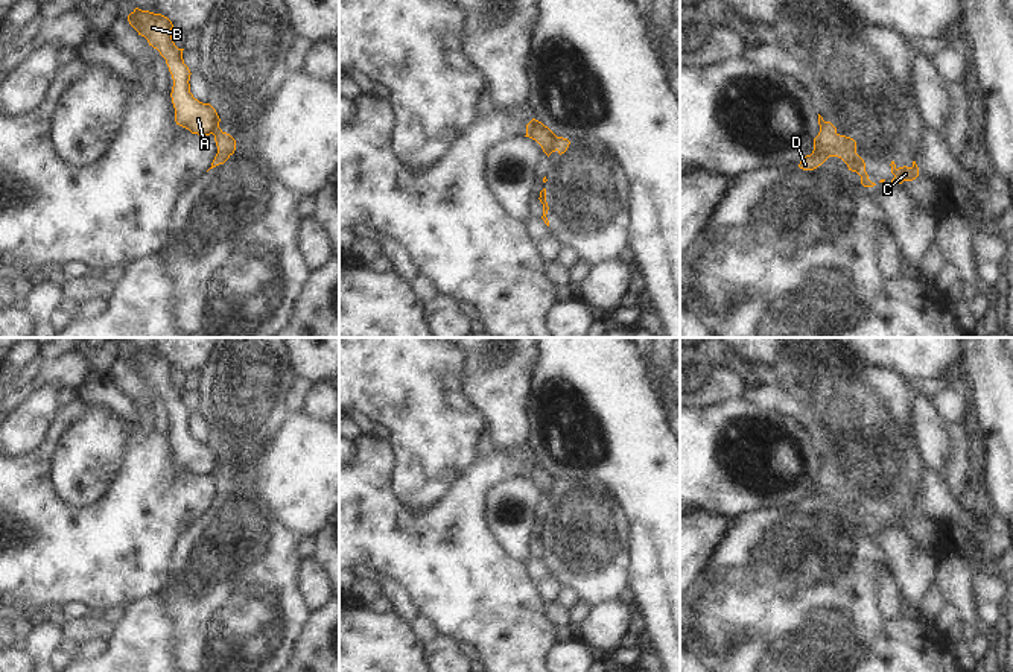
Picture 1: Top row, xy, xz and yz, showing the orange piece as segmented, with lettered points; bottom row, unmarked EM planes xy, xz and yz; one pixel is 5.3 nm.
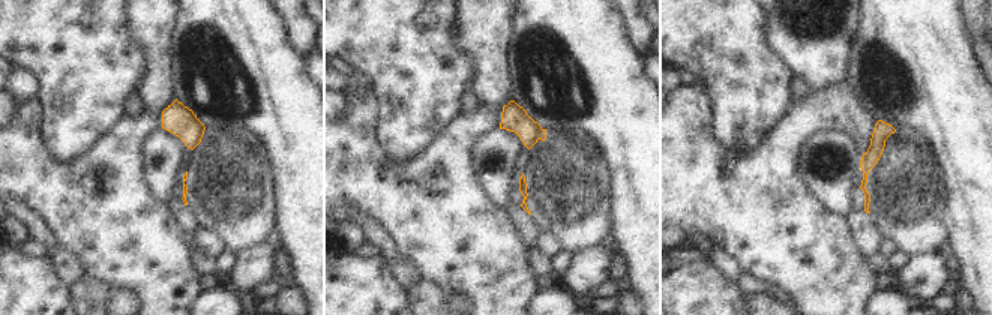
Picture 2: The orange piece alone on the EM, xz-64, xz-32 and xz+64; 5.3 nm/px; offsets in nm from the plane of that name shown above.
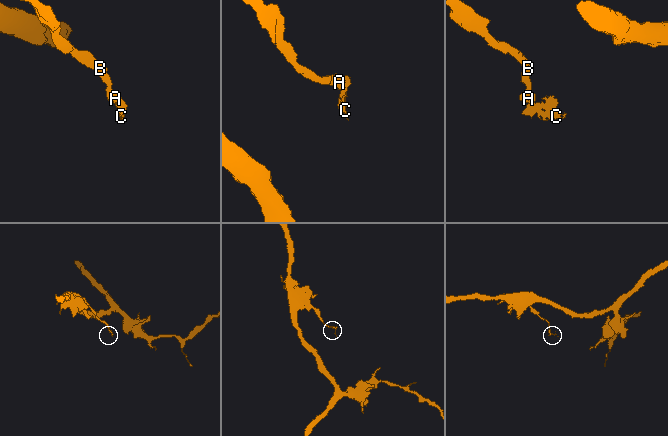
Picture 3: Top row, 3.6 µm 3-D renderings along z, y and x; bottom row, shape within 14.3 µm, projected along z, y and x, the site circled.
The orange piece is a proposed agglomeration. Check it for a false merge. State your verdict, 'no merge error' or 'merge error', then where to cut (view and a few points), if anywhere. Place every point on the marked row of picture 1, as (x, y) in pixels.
merge error; cut xz (557, 137), (549, 152)

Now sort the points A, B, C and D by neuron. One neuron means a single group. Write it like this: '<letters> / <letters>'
A B / C D

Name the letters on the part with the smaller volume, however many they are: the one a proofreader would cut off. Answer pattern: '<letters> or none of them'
C, D

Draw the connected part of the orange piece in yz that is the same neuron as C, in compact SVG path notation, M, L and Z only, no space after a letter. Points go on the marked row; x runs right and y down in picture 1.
M891 161L891 173L894 175L894 178L891 179L893 184L902 184L903 181L913 181L919 176L919 167L916 164L916 161L913 161L911 167L896 167L894 161Z

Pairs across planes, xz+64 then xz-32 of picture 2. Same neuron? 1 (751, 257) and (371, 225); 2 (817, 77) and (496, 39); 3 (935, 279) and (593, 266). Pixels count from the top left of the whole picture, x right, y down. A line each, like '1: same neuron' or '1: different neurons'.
1: different neurons
2: same neuron
3: same neuron

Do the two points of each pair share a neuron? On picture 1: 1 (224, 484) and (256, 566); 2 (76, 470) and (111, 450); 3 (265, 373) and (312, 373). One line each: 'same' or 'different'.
1: same
2: same
3: different

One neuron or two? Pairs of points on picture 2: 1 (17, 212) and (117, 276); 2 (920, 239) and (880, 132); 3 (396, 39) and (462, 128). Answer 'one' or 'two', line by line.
1: two
2: one
3: two

